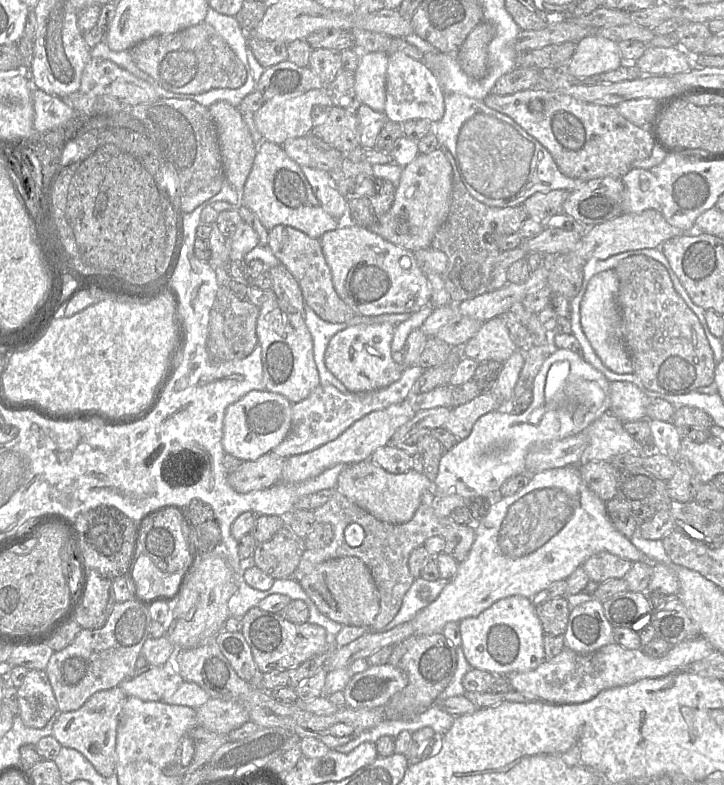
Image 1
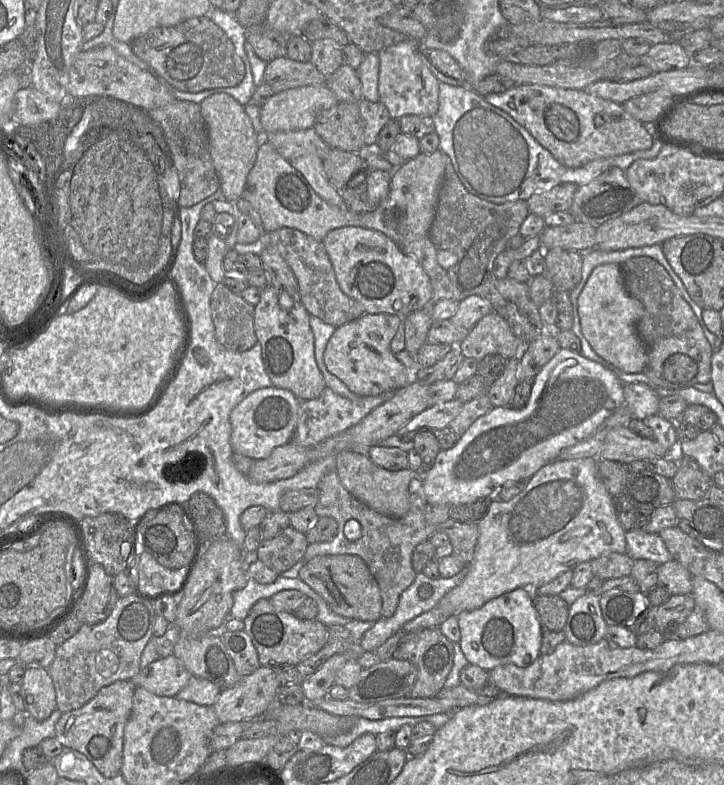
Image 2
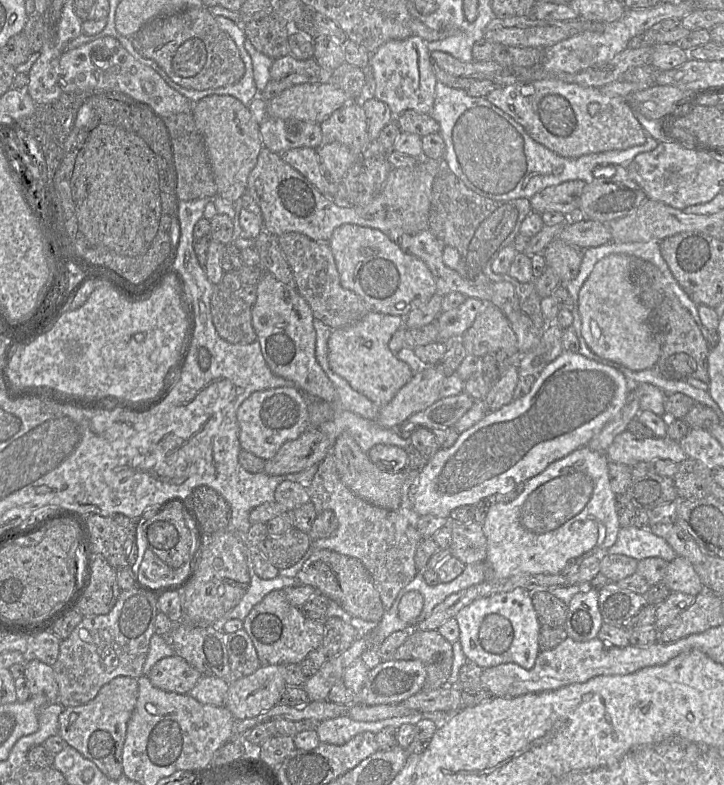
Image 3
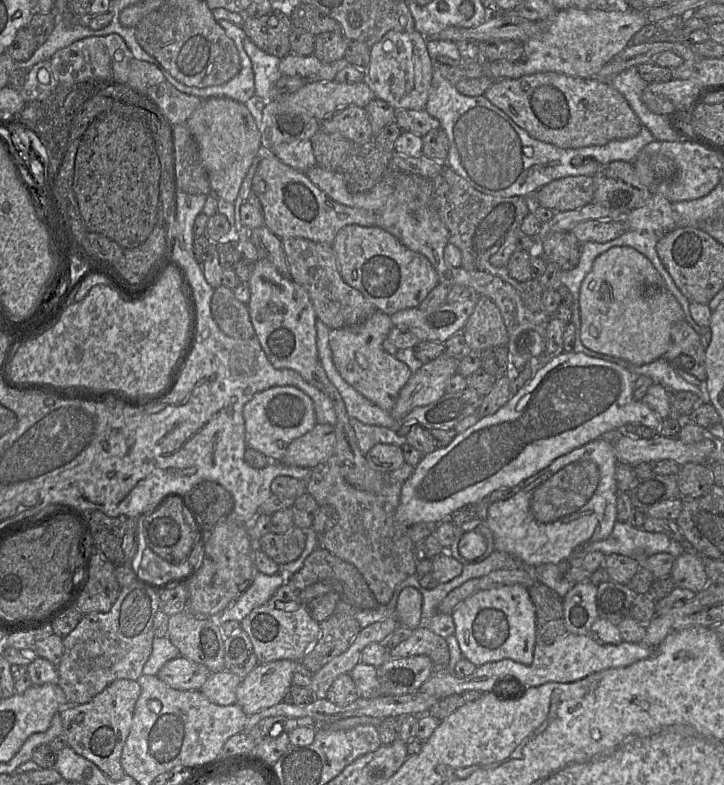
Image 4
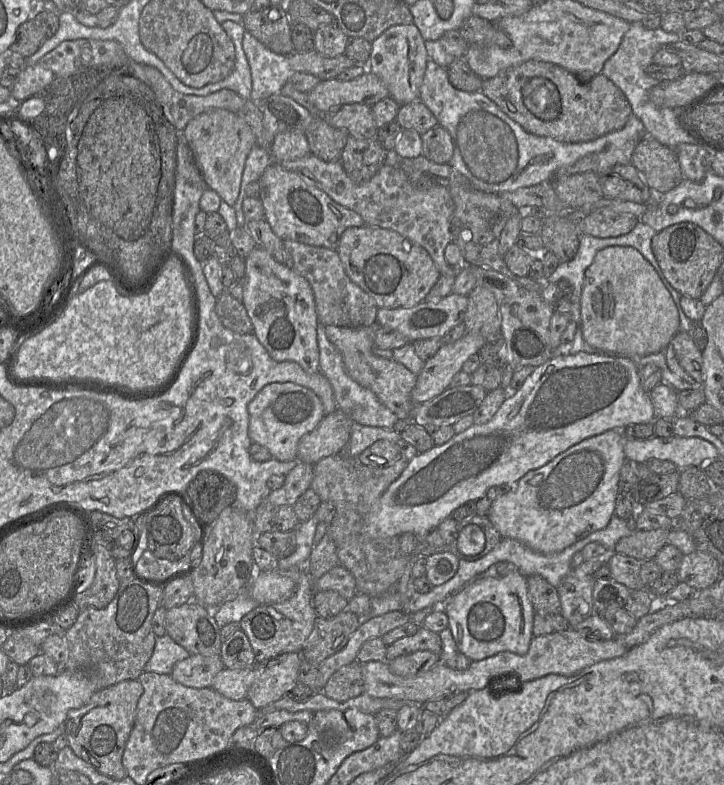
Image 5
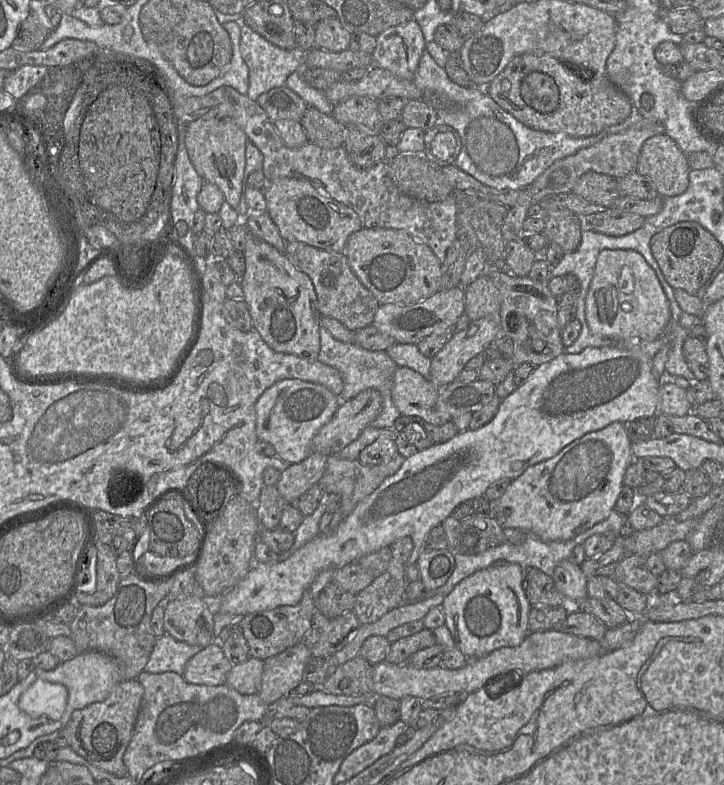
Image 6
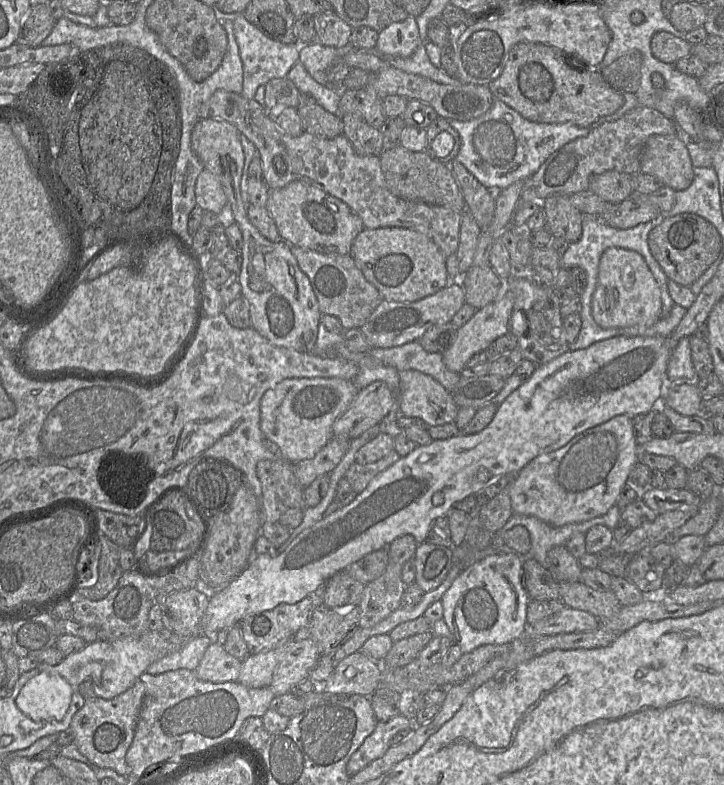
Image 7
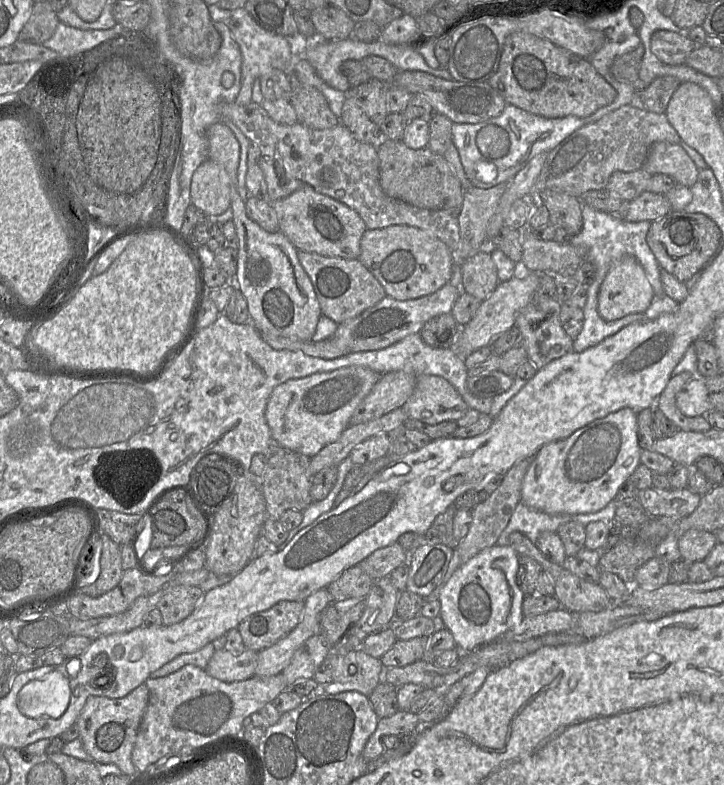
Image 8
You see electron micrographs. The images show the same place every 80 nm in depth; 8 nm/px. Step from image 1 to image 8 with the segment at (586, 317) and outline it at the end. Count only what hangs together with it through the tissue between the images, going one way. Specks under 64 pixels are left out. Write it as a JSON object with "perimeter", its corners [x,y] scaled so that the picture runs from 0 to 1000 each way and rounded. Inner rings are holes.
{"perimeter":[[[863,326],[843,340],[826,373],[826,399],[837,409],[887,399],[905,373],[885,336]]]}

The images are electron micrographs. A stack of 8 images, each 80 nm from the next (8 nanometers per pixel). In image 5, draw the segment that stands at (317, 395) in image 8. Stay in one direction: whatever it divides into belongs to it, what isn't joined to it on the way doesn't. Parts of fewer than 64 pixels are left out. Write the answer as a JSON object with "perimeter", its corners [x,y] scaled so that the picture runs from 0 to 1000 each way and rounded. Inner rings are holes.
{"perimeter":[[[403,487],[367,490],[344,512],[341,521],[347,563],[369,571],[376,583],[385,587],[409,586],[414,558],[431,549],[449,530],[442,507],[431,497]]]}

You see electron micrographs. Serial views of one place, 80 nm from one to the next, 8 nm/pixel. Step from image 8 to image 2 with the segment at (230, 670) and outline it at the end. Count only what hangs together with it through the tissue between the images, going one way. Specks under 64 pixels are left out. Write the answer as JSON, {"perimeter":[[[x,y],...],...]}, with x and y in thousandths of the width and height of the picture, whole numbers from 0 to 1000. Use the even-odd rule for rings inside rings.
{"perimeter":[[[239,834],[220,838],[186,860],[181,868],[217,887],[243,888],[257,874],[264,859]]]}

